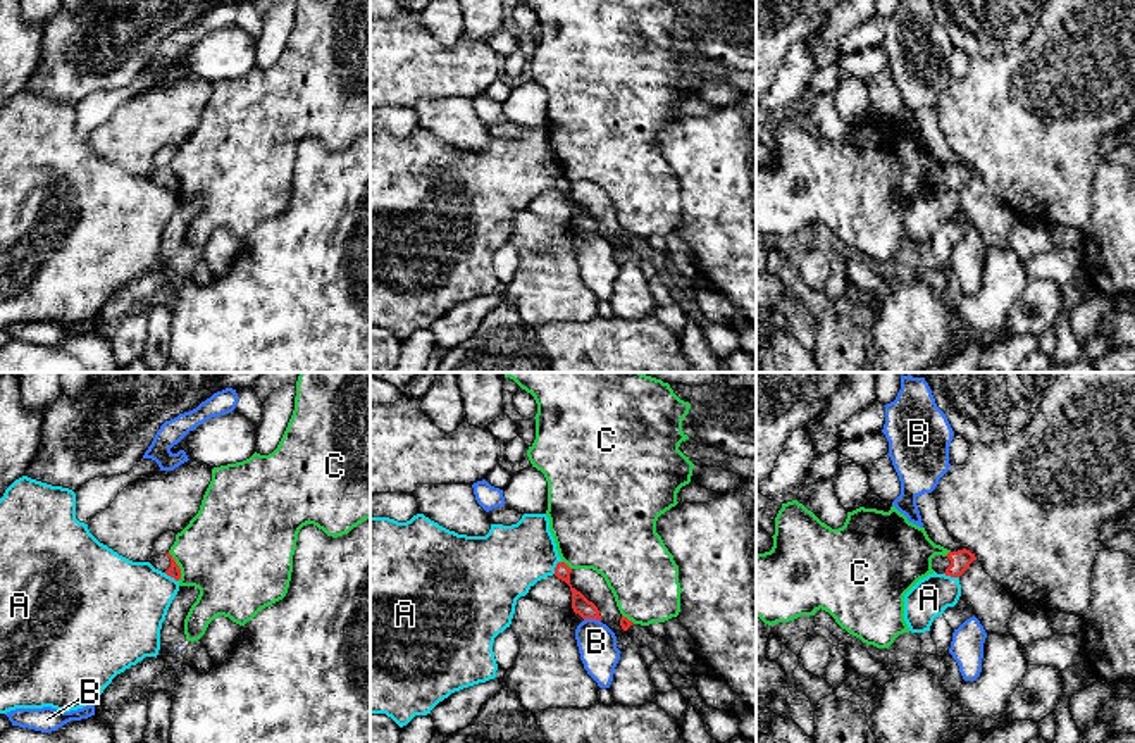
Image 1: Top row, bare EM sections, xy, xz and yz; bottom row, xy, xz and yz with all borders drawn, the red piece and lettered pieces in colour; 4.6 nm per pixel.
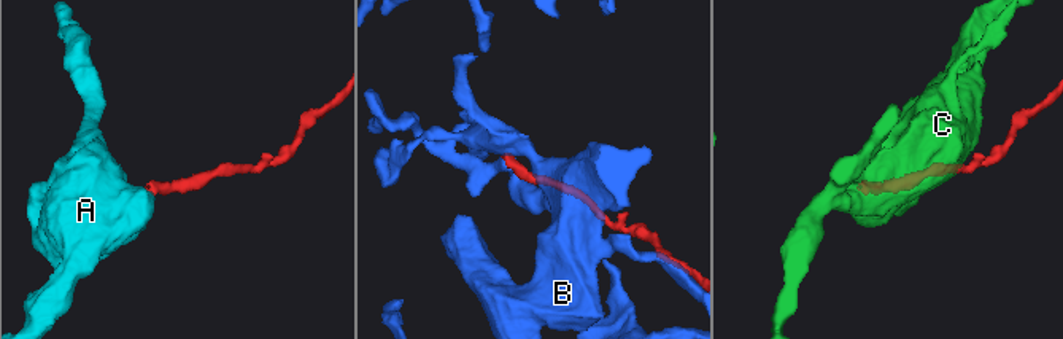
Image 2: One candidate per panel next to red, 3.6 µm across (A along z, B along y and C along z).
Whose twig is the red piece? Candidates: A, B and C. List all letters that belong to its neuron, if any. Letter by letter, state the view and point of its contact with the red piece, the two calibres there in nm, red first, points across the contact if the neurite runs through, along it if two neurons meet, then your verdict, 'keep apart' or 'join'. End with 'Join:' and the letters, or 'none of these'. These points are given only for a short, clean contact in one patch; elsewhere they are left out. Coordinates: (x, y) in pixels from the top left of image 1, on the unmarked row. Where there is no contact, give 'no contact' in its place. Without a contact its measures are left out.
A: yz (951, 190) | 100/180 nm | along yz (944, 187), (958, 192) | keep apart
B: xz (593, 231) | 90/180 nm | along xz (584, 231), (600, 235) | keep apart
C: xy (178, 180) | 60/460 nm | keep apart
Join: none of these

